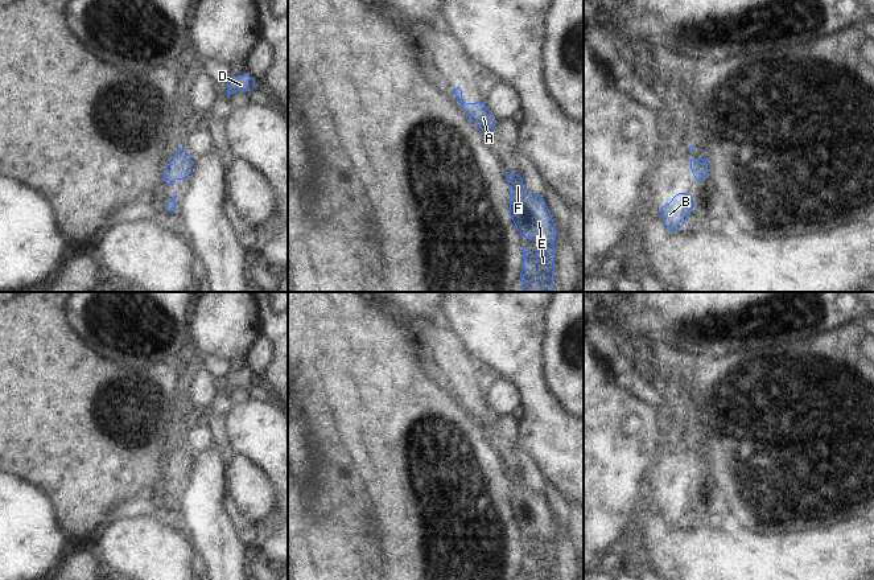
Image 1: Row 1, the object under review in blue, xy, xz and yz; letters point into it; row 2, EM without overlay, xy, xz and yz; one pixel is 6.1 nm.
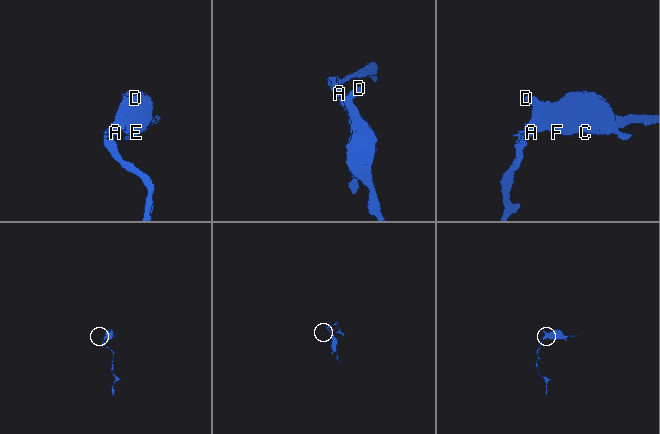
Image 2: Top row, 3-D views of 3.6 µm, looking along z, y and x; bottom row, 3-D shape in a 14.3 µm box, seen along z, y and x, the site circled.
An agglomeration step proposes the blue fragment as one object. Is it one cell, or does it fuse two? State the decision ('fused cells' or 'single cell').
single cell

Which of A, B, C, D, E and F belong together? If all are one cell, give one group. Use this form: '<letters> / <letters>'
A B C D E F

